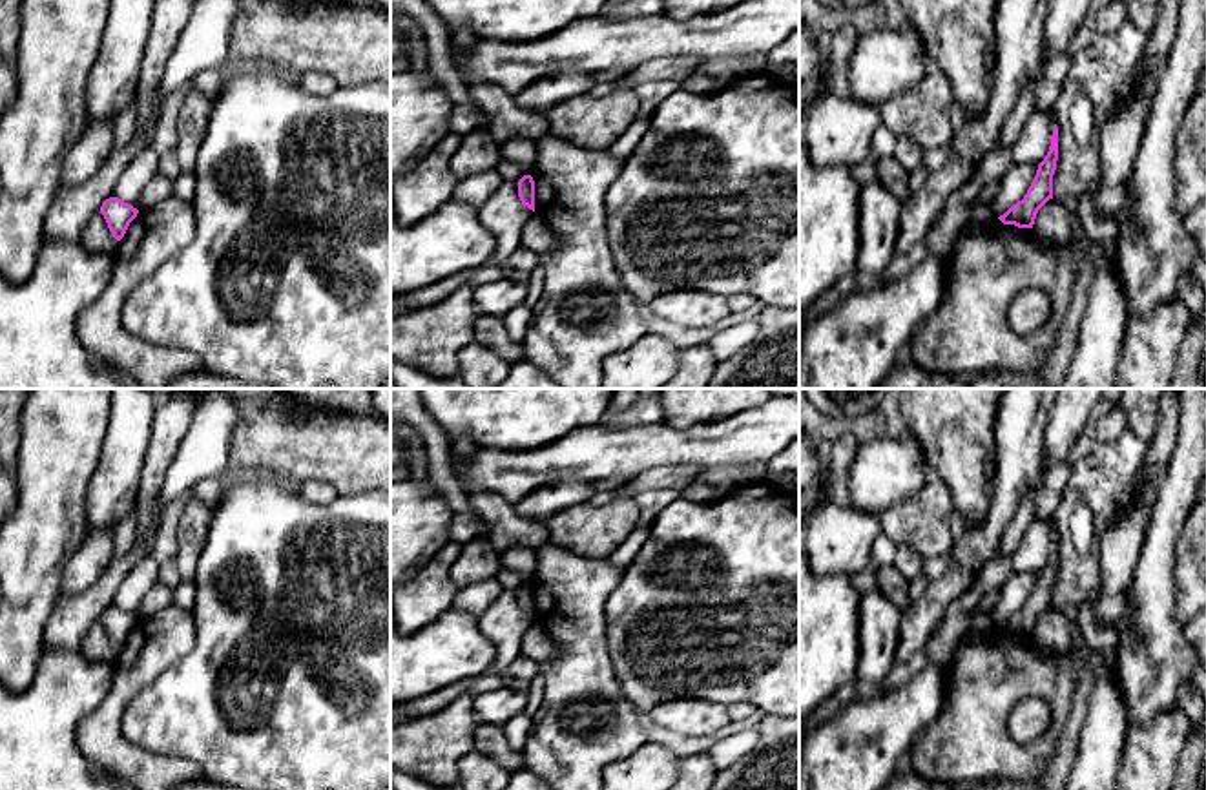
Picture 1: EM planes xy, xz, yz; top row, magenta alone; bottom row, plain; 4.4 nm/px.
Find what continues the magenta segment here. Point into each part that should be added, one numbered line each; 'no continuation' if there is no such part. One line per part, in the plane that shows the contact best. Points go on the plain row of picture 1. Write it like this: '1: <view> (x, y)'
no continuation

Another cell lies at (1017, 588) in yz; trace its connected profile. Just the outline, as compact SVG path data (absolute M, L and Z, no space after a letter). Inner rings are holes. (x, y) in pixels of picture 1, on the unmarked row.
M1007 573L1000 587L1000 598L987 613L994 626L1003 624L1013 613L1024 608L1036 584L1036 578L1038 573Z

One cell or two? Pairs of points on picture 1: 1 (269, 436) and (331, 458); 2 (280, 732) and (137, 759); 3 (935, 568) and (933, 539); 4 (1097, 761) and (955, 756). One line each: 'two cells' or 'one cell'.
1: one cell
2: two cells
3: two cells
4: two cells

